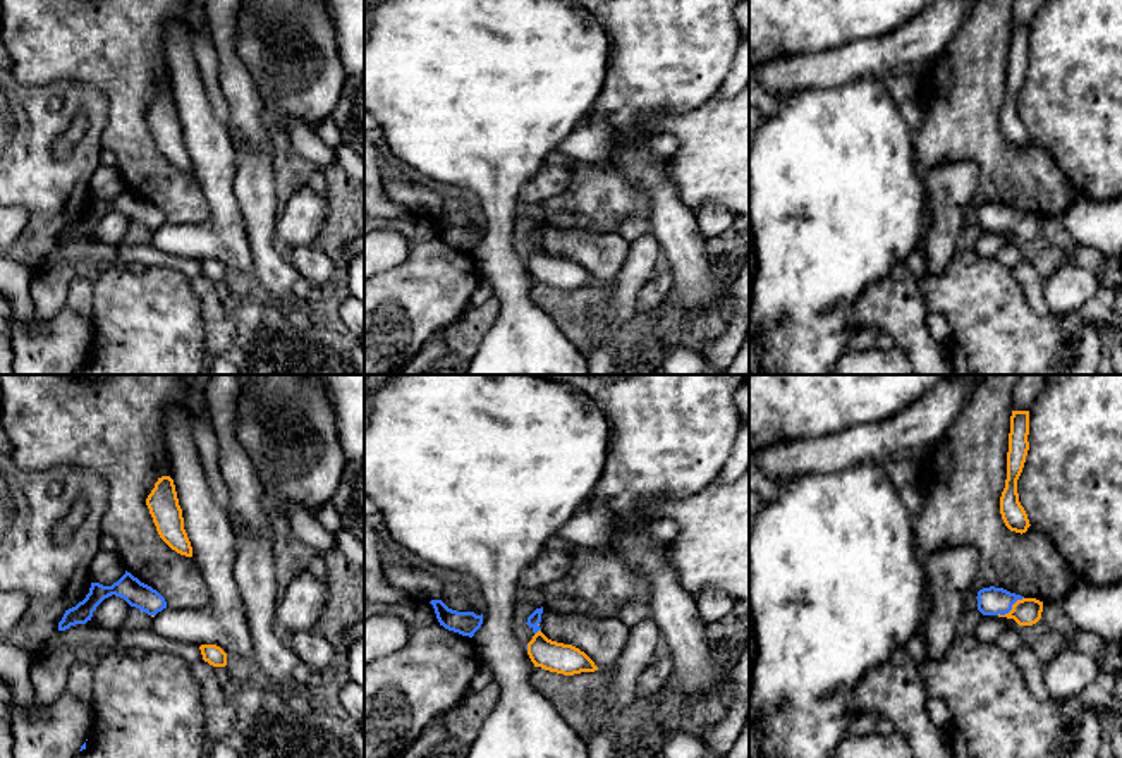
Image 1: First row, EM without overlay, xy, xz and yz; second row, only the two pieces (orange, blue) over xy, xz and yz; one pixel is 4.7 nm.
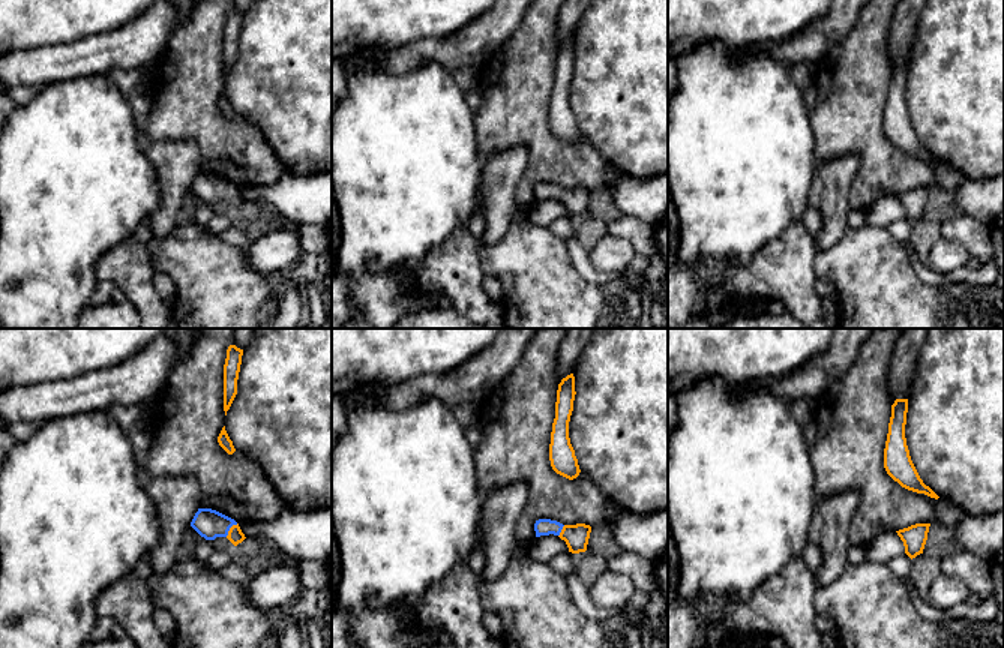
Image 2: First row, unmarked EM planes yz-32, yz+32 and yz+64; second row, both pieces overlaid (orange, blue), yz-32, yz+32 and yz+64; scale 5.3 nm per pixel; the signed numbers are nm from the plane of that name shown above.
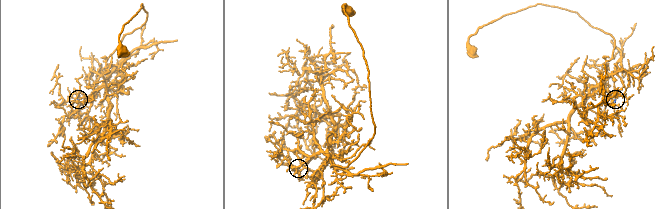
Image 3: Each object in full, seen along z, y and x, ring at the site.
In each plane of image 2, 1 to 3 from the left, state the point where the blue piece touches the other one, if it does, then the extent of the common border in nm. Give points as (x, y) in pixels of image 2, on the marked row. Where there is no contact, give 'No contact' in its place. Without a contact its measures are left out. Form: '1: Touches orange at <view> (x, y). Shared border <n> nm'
1: Touches orange at yz-32 (230, 528). Shared border 100 nm
2: Touches orange at yz+32 (562, 531). Shared border 70 nm
3: No contact

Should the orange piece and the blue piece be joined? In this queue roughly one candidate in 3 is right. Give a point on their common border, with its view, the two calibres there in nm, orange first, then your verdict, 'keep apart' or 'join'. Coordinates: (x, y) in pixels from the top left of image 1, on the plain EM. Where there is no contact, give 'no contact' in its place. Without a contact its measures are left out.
yz (1012, 224) | 130/130 nm | join

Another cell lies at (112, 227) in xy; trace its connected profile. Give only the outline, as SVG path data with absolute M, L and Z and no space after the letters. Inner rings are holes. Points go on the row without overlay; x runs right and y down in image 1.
M120 211L105 213L93 227L93 235L100 242L119 246L129 232L131 220Z

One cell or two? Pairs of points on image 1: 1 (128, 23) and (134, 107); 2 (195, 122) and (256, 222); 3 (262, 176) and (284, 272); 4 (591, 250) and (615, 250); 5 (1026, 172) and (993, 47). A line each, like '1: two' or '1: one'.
1: one
2: two
3: one
4: one
5: one

